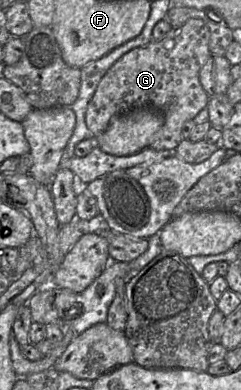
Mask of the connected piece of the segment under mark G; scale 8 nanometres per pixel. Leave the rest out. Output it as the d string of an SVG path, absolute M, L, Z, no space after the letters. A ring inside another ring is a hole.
M191 18L181 27L171 28L160 41L134 48L118 59L103 76L88 103L85 121L94 138L102 134L119 114L140 107L153 107L164 115L159 136L149 148L174 151L183 140L183 124L193 120L209 102L199 72L209 57L210 31L205 22Z

